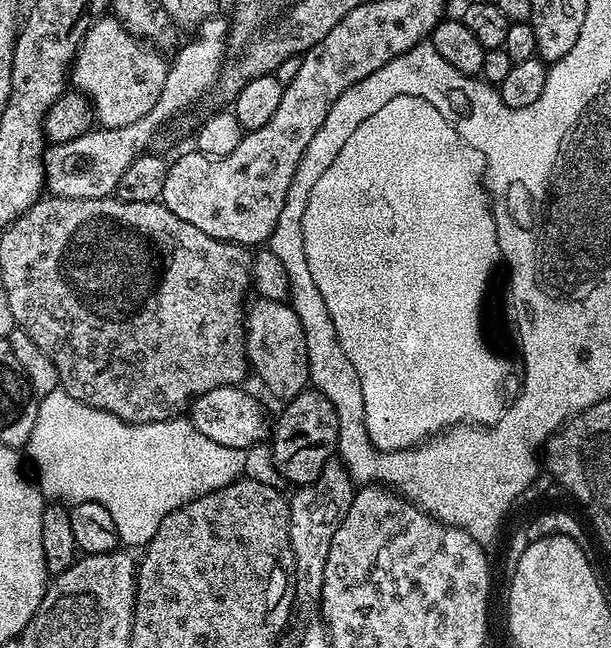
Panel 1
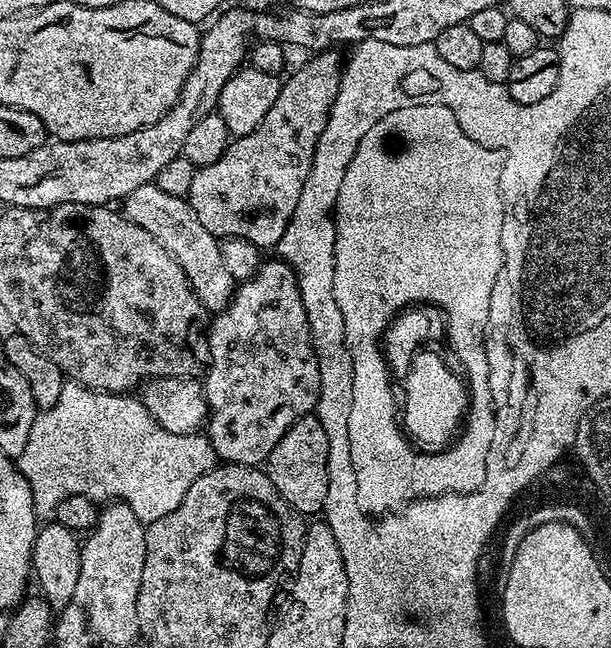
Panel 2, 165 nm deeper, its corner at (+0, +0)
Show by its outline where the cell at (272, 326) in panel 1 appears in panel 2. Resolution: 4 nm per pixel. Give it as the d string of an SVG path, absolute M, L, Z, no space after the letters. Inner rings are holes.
M153 182L146 186L138 186L134 194L125 196L122 212L130 222L142 226L146 234L153 236L167 252L171 252L178 266L182 266L194 294L209 313L218 313L228 305L232 299L234 281L222 262L220 240L214 234L210 234L210 230L206 230L202 222L198 222L185 197L166 194L166 190L162 190Z

